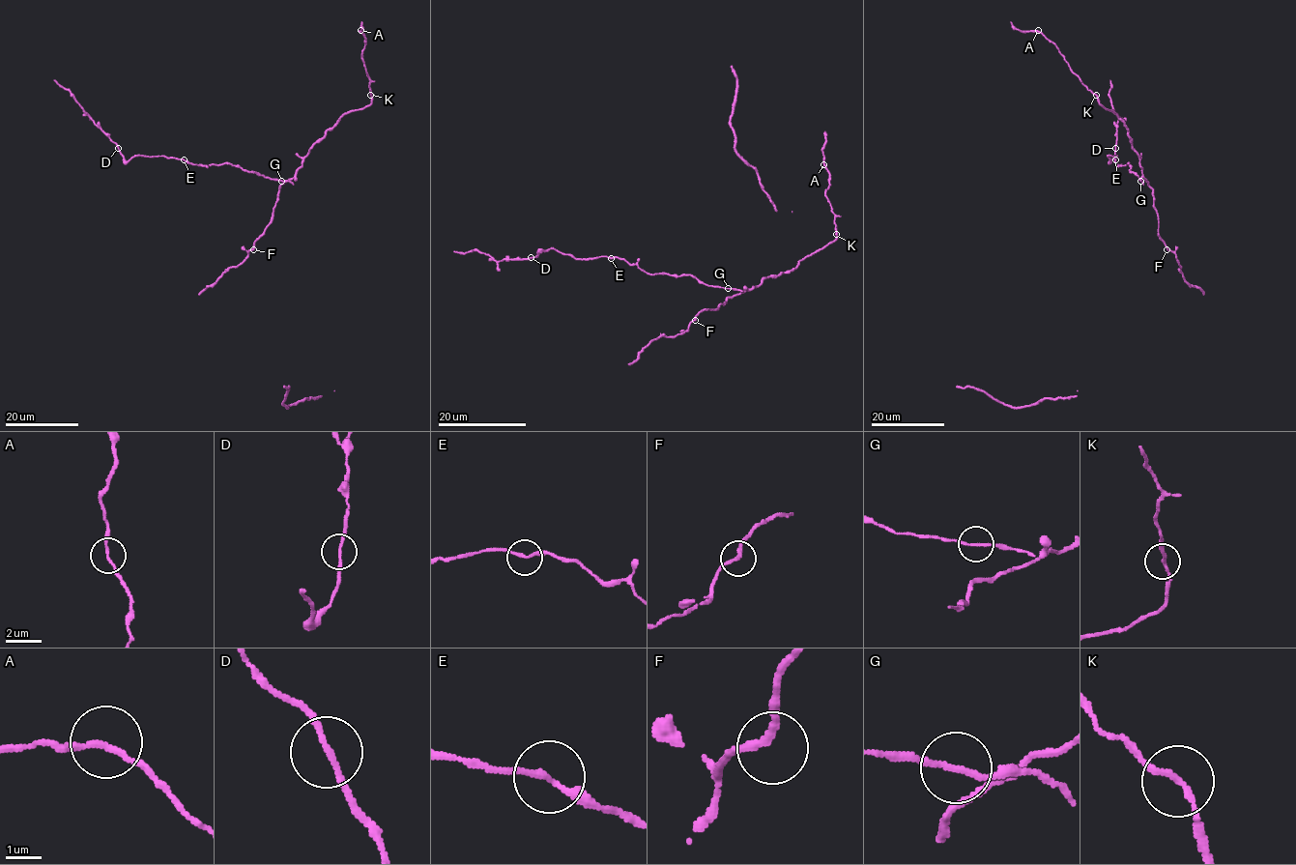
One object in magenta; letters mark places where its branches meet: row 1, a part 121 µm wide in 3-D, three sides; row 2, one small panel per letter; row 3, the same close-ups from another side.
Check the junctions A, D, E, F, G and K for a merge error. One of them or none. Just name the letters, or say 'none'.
A

